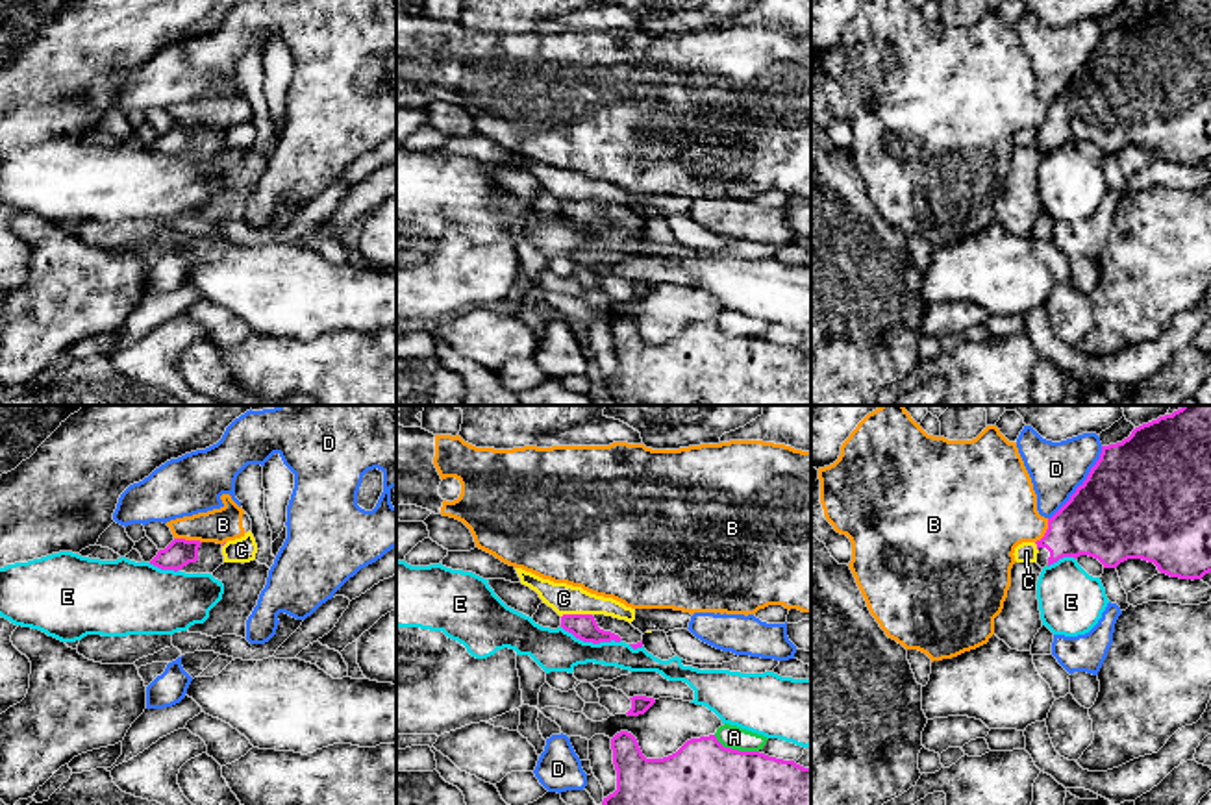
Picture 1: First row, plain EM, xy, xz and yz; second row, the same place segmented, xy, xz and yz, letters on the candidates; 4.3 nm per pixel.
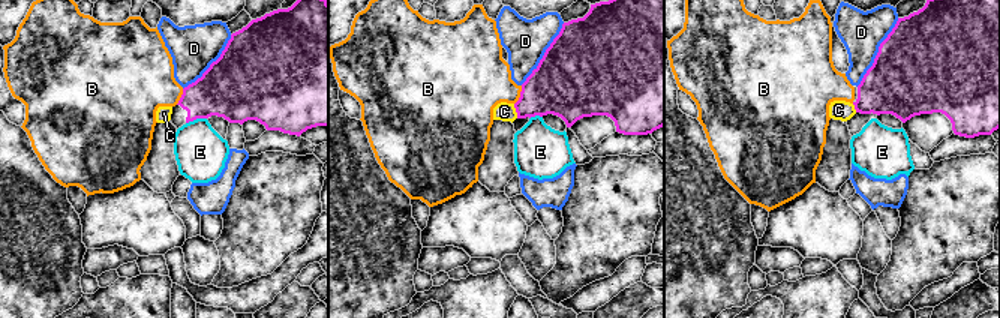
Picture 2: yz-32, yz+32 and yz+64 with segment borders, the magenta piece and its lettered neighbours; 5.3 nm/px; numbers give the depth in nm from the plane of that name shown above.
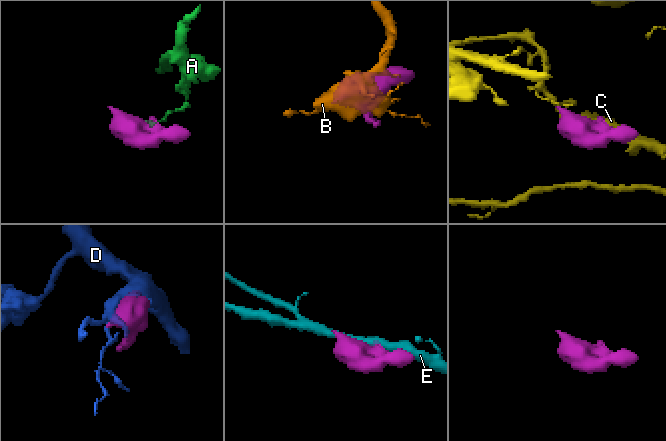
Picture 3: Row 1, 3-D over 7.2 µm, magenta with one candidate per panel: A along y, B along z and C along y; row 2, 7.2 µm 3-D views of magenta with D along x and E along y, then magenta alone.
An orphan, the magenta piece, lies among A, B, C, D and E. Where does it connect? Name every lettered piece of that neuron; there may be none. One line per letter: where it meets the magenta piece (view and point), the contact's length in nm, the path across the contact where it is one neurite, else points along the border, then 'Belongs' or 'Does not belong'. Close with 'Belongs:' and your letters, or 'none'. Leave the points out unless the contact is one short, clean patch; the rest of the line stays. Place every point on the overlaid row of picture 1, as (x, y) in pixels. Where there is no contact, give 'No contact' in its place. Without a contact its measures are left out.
A: Touches magenta at xz (736, 750). Shared border 220 nm. Does not belong
B: Touches magenta at xy (187, 541). Shared border 120 nm. Boundary: xy (174, 537), (200, 543). Does not belong
C: Touches magenta at xz (576, 615). Shared border 140 nm. Boundary: xz (591, 613), (565, 613), (561, 617). Does not belong
D: Touches magenta at yz (1084, 483). Shared border 400 nm. Does not belong
E: Touches magenta at xz (591, 641). Shared border 280 nm. Does not belong
Belongs: none

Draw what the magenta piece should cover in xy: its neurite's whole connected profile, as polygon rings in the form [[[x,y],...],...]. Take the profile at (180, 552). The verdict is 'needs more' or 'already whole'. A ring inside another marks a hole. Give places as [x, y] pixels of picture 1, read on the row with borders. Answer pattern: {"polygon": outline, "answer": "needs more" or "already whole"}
{"polygon": [[[174,539],[150,564],[185,574],[213,574],[224,564],[222,544]]], "answer": "needs more"}

